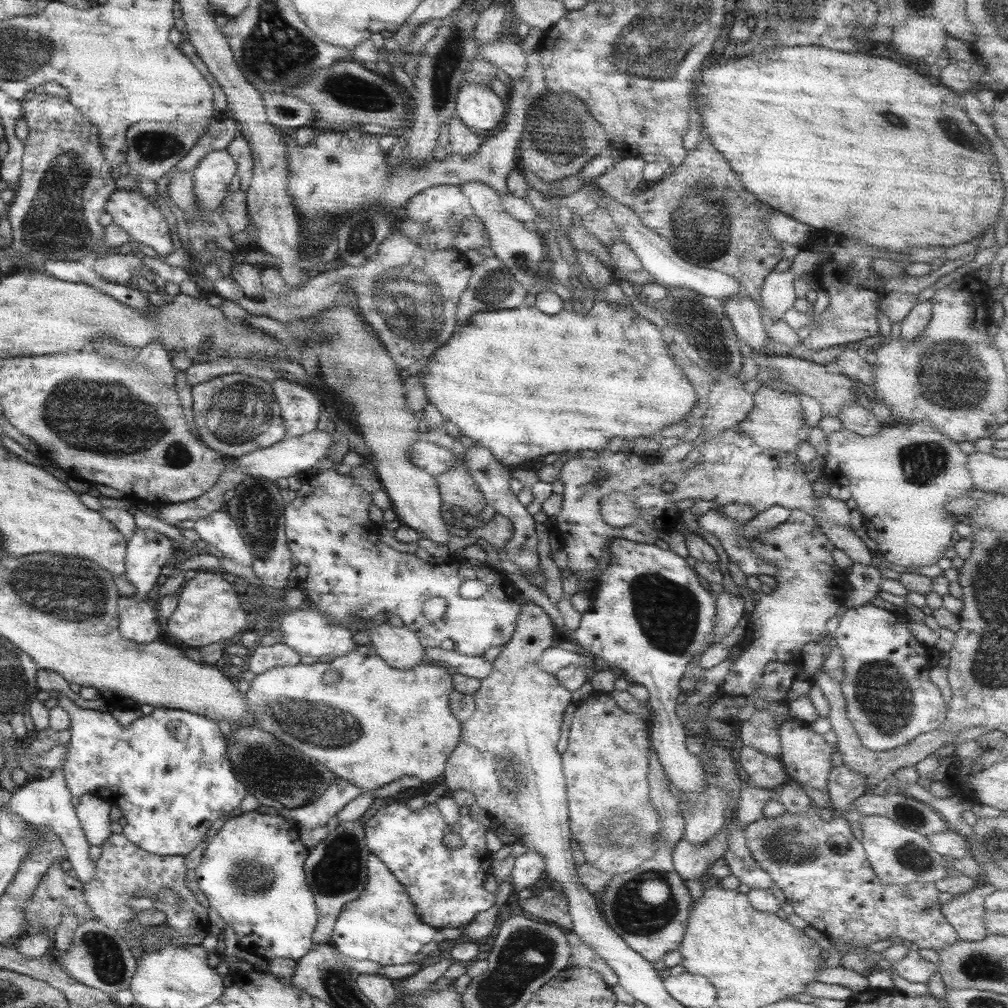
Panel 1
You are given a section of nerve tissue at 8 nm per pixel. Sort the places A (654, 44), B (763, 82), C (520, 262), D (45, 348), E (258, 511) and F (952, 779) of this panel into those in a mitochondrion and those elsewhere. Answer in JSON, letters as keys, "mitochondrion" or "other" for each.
{"A":"mitochondrion","B":"other","C":"mitochondrion","D":"other","E":"mitochondrion","F":"other"}

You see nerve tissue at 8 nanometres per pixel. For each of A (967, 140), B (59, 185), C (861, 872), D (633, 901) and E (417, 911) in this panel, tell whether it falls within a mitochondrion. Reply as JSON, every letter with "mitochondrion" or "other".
{"A":"mitochondrion","B":"mitochondrion","C":"other","D":"mitochondrion","E":"other"}

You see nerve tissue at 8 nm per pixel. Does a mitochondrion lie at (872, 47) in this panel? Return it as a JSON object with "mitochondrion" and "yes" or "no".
{"mitochondrion":"no"}

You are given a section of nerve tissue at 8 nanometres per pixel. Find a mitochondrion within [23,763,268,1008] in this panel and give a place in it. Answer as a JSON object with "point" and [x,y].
{"point":[109,966]}

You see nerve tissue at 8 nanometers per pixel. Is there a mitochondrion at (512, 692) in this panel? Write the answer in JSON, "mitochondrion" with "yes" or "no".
{"mitochondrion":"no"}

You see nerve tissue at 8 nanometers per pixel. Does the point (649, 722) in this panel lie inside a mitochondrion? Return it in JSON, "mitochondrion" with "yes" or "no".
{"mitochondrion":"no"}

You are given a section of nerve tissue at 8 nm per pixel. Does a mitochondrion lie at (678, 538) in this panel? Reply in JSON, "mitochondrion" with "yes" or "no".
{"mitochondrion":"no"}

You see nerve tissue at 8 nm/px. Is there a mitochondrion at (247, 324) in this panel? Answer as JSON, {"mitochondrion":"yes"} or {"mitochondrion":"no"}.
{"mitochondrion":"no"}

